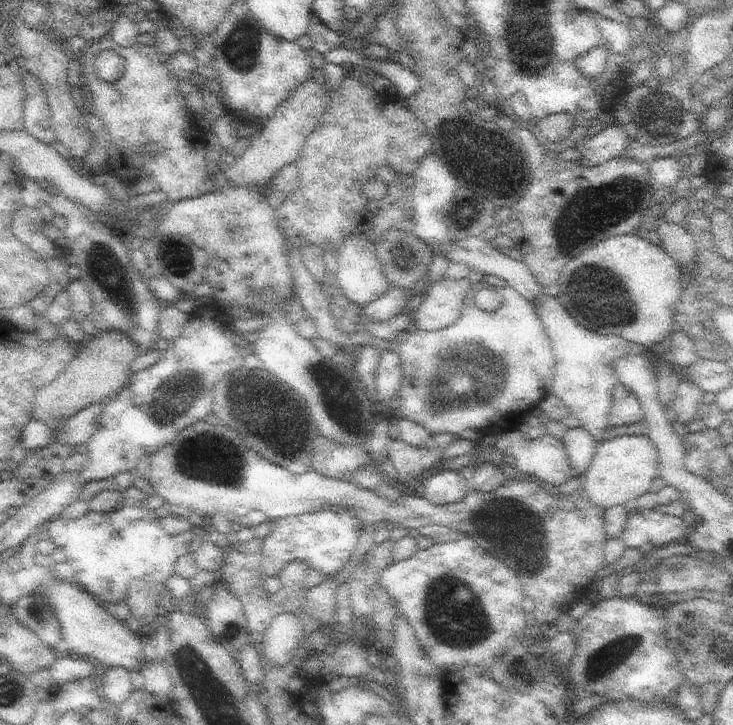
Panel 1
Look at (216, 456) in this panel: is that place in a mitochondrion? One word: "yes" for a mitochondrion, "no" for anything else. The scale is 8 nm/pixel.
yes

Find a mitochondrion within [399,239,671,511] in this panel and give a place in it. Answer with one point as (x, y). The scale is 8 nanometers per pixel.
(457, 382)

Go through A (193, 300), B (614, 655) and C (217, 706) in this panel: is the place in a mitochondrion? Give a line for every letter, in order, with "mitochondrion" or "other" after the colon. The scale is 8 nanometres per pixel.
A: other
B: mitochondrion
C: mitochondrion

